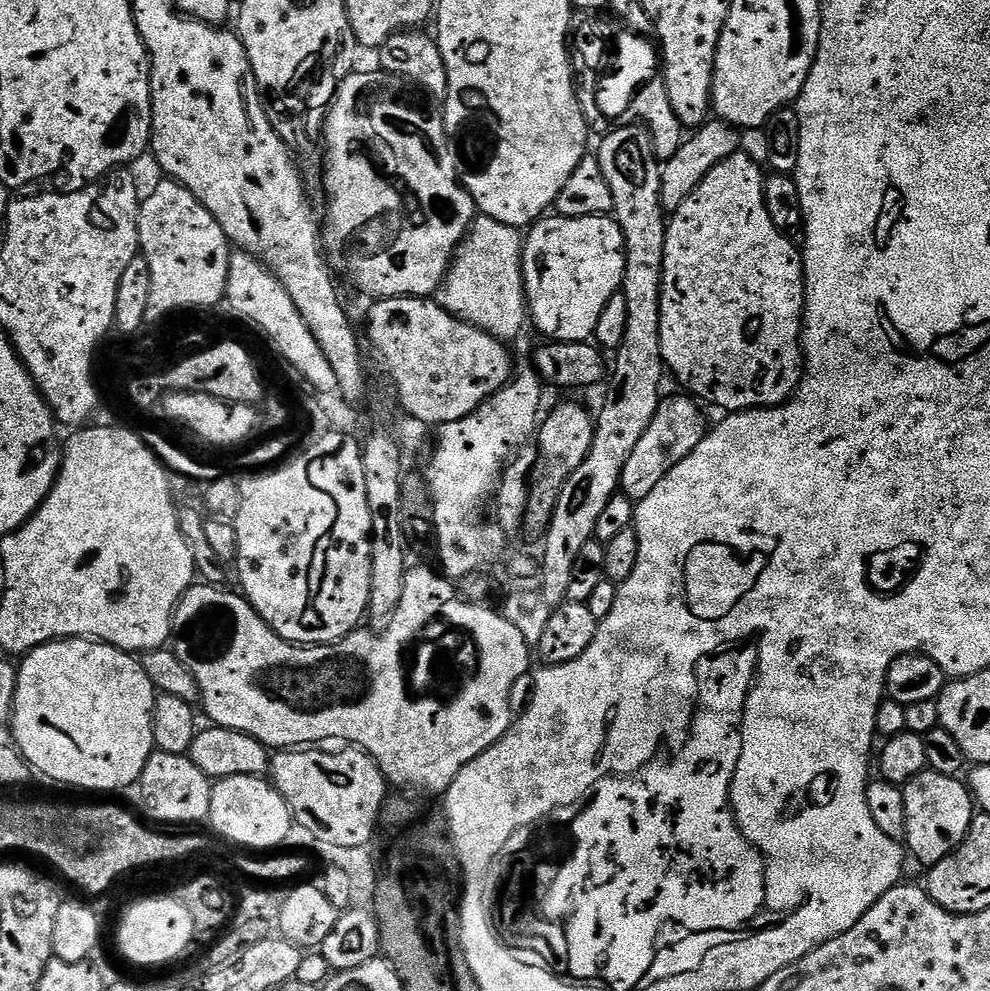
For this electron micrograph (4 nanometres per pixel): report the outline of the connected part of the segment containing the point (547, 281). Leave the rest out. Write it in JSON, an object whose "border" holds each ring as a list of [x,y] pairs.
{"border":[[[548,214],[536,221],[527,229],[524,241],[524,293],[528,299],[528,314],[531,323],[536,323],[540,332],[545,332],[548,338],[555,338],[559,342],[578,342],[579,344],[591,341],[596,334],[596,327],[602,318],[602,310],[606,310],[606,302],[617,295],[624,287],[624,271],[626,270],[626,254],[624,253],[624,235],[620,223],[611,215],[587,216],[586,218],[570,218],[559,214]]]}

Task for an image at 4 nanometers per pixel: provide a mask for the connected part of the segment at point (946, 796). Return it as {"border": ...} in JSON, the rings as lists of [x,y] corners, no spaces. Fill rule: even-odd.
{"border":[[[925,770],[904,784],[903,790],[907,851],[911,855],[913,852],[924,866],[942,862],[942,858],[946,858],[964,841],[974,819],[974,801],[967,783],[955,776]]]}

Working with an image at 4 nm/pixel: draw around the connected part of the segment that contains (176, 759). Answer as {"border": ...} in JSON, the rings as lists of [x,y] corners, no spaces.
{"border":[[[159,750],[153,751],[151,758],[146,762],[138,781],[140,800],[144,803],[144,812],[147,819],[161,820],[164,824],[196,824],[208,820],[210,814],[210,798],[212,797],[213,781],[202,770],[198,770],[196,763],[187,755],[179,756]]]}

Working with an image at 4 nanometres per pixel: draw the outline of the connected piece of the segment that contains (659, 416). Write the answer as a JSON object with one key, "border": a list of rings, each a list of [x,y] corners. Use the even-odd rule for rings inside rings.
{"border":[[[665,395],[661,399],[646,434],[638,438],[638,446],[634,446],[630,458],[626,460],[619,491],[631,500],[638,502],[646,498],[646,494],[650,494],[650,490],[654,490],[654,486],[658,486],[658,482],[662,482],[662,478],[666,478],[666,474],[670,474],[670,470],[674,470],[674,466],[678,466],[678,462],[682,462],[682,458],[686,458],[686,454],[690,454],[698,442],[702,442],[706,423],[700,413],[701,405],[691,395],[683,395]]]}

